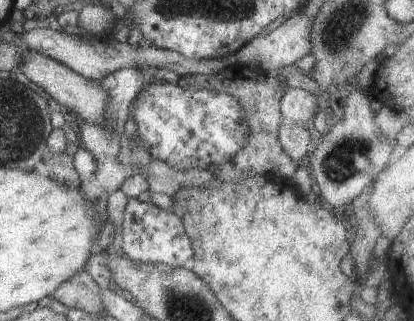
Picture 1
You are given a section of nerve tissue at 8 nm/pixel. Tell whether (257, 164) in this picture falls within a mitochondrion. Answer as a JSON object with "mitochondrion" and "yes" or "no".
{"mitochondrion":"no"}

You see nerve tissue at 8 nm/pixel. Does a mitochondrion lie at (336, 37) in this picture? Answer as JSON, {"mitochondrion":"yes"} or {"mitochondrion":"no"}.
{"mitochondrion":"yes"}

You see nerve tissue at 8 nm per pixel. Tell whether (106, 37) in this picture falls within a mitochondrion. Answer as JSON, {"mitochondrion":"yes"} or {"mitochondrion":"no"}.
{"mitochondrion":"no"}

